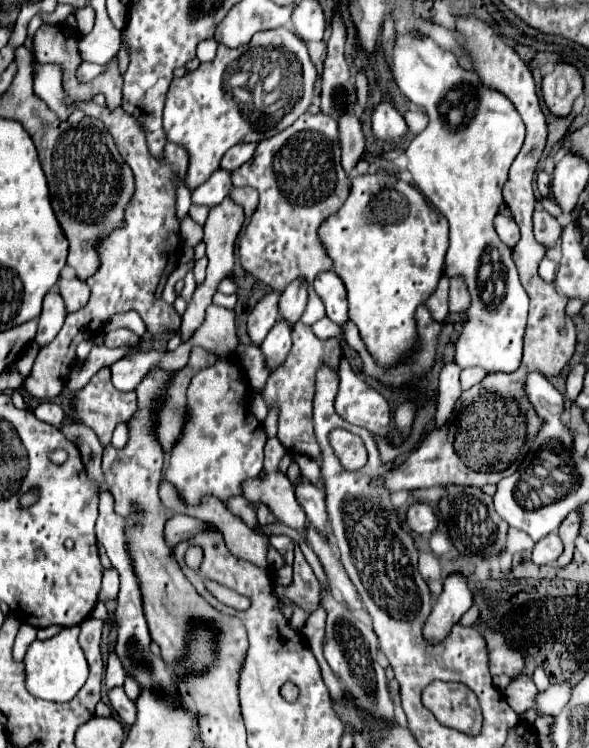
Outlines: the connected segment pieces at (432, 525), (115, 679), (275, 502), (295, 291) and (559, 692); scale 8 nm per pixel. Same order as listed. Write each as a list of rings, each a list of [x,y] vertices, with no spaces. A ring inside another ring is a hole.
[[[414,502],[408,508],[406,524],[410,526],[412,532],[418,532],[422,536],[430,536],[436,530],[436,526],[438,526],[438,514],[436,514],[436,510],[430,504]]]
[[[110,632],[108,636],[108,664],[106,664],[106,676],[104,676],[104,682],[108,688],[114,688],[114,686],[122,686],[124,684],[124,668],[122,668],[122,662],[118,658],[118,654],[114,654],[114,632]]]
[[[268,438],[264,460],[266,476],[258,476],[254,480],[244,482],[244,498],[248,498],[252,504],[264,502],[280,522],[284,522],[290,528],[296,528],[298,532],[304,532],[306,514],[302,506],[296,502],[294,488],[286,474],[278,472],[282,456],[286,456],[286,448],[278,442],[278,438]]]
[[[292,282],[280,296],[280,316],[296,324],[306,308],[306,282]]]
[[[552,684],[548,690],[540,692],[536,698],[536,710],[544,714],[558,714],[570,700],[572,684]]]

